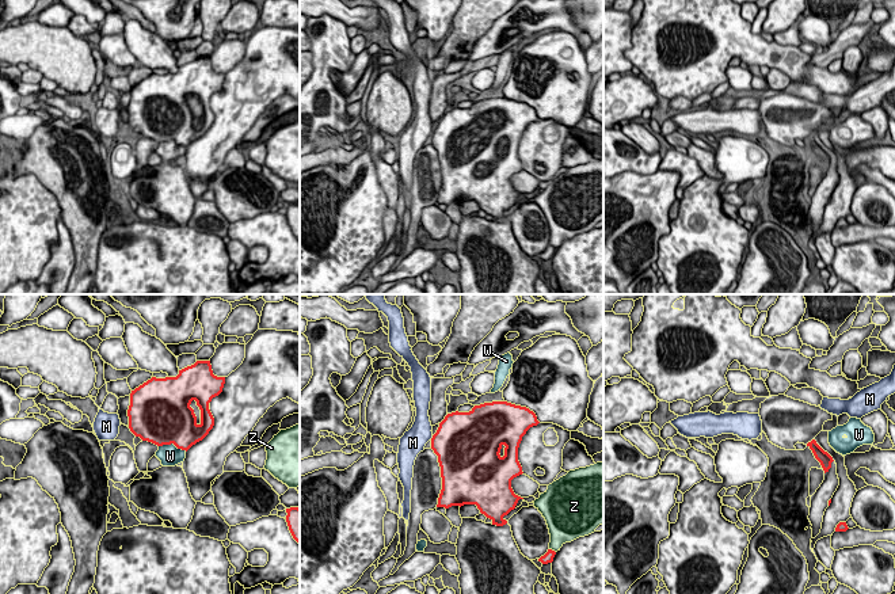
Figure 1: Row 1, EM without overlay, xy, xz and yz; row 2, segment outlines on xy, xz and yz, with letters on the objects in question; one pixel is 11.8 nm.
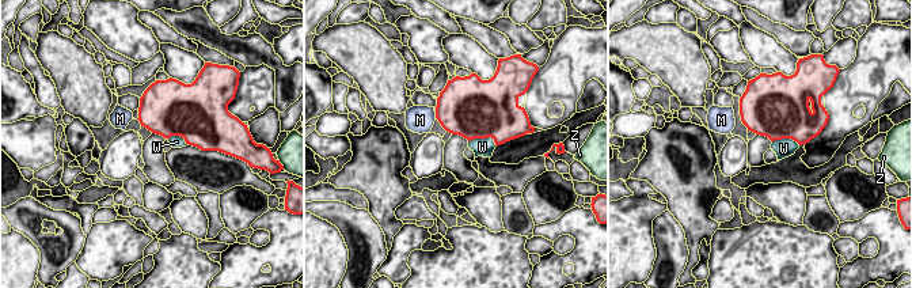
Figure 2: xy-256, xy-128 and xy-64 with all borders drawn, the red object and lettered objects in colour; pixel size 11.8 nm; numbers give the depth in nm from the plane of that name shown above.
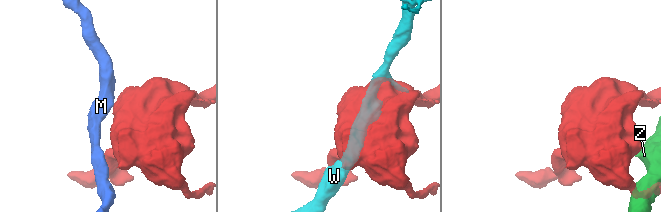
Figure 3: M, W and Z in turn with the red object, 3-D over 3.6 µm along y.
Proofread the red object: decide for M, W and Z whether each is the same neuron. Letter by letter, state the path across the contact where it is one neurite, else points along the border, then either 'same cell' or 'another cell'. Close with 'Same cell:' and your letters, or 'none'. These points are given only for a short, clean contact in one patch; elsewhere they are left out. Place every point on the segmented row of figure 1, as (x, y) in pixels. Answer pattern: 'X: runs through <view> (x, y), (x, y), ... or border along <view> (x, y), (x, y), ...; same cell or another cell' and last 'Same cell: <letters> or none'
M: another cell
W: another cell
Z: another cell
Same cell: none

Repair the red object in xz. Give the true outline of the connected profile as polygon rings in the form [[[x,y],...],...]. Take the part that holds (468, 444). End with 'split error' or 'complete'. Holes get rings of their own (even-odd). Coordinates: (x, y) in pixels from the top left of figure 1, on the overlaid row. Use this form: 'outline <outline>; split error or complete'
outline [[[507,401],[484,403],[469,412],[448,414],[431,438],[431,449],[438,456],[442,477],[437,507],[476,504],[492,525],[506,525],[503,517],[523,499],[511,488],[511,480],[523,473],[518,448],[526,431],[538,423],[533,411]]]; complete

